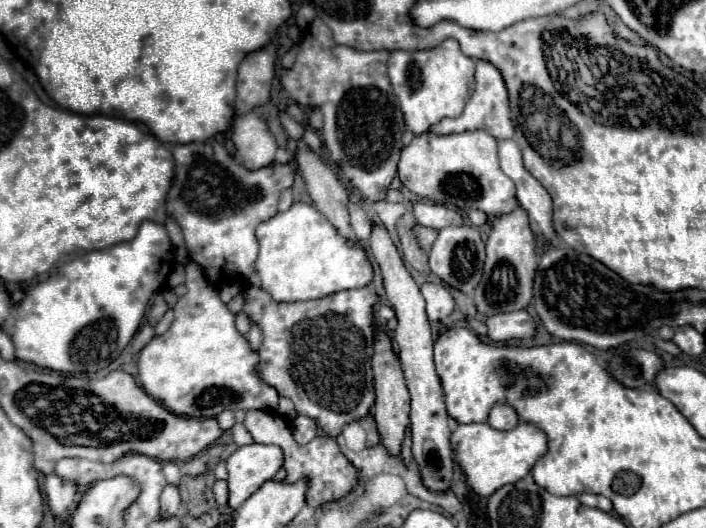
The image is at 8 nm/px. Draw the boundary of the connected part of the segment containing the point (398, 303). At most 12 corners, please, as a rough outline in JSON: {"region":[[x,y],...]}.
{"region":[[385,227],[371,251],[399,325],[413,457],[425,485],[451,487],[449,417],[419,285]]}

